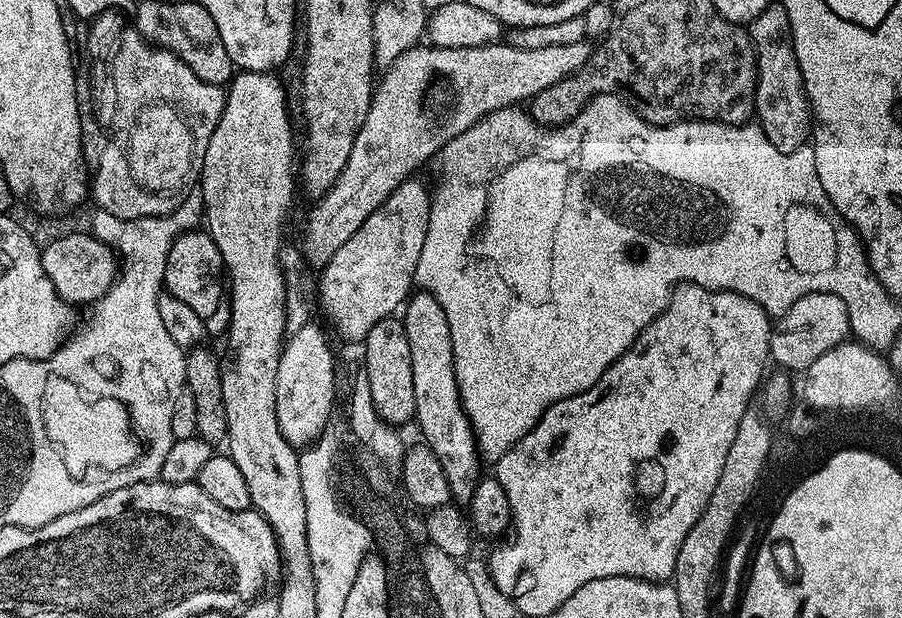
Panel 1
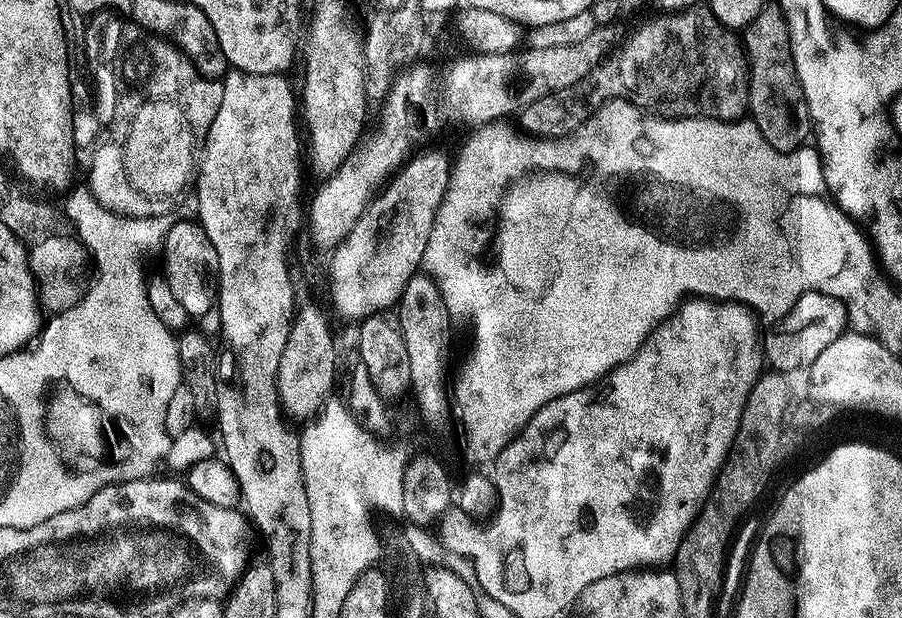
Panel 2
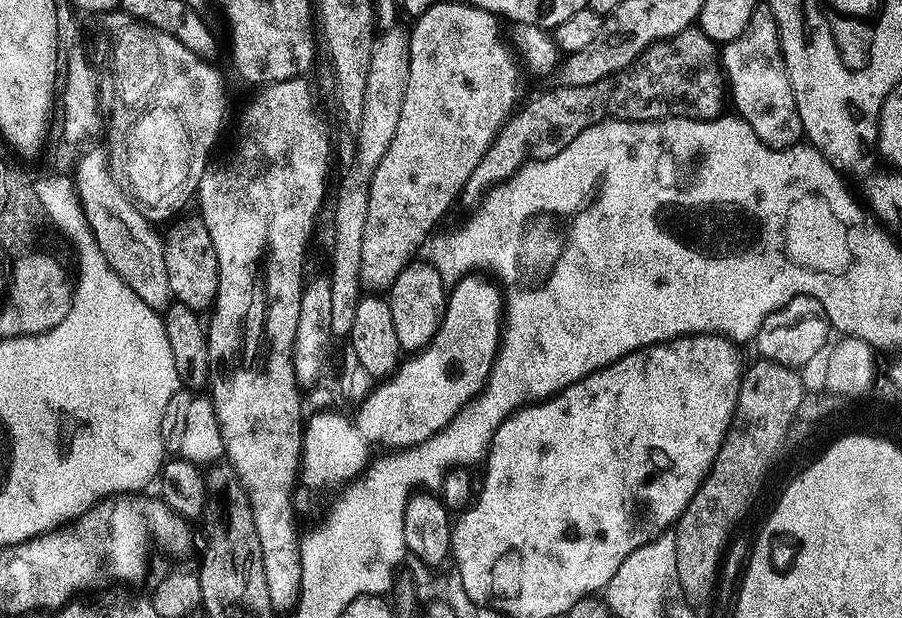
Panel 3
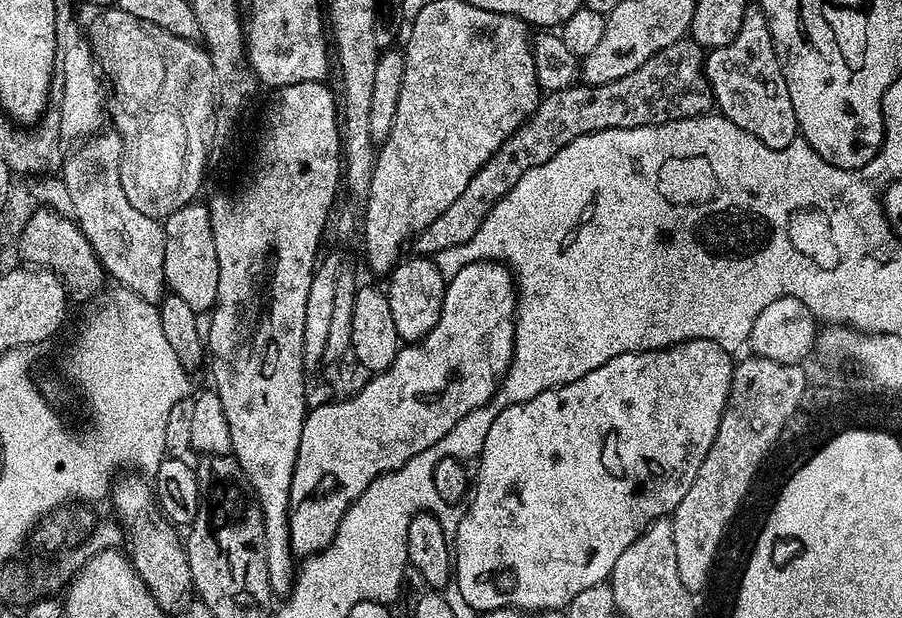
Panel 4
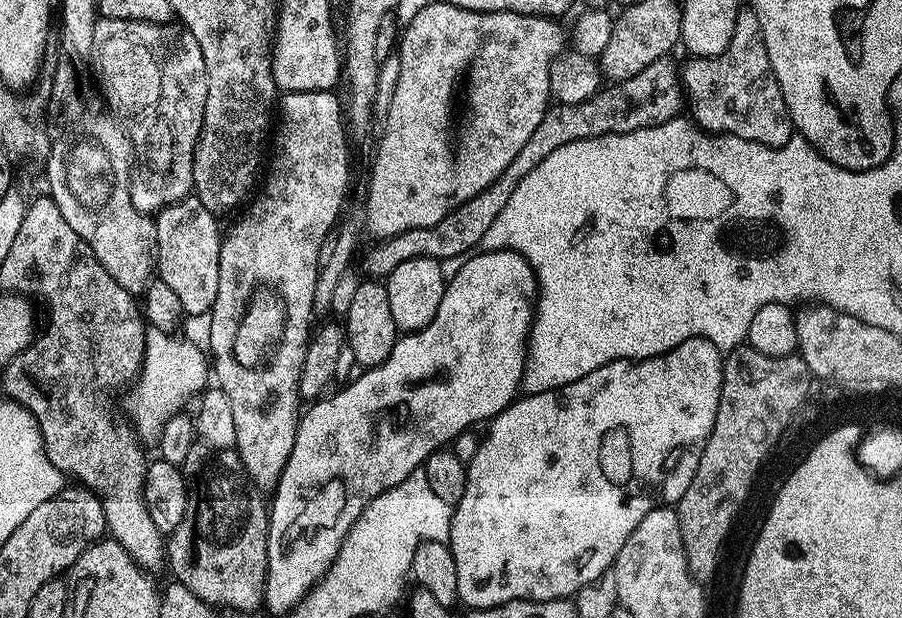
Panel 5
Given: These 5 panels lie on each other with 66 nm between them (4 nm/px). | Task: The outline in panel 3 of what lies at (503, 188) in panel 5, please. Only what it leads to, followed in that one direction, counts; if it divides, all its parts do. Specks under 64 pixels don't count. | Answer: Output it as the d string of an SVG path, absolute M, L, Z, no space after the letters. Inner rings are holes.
M693 26L674 34L669 40L659 40L657 44L652 44L635 64L624 68L621 72L615 72L612 76L602 78L602 82L569 88L552 86L549 92L534 97L524 109L521 107L505 120L504 127L497 132L495 140L478 162L478 166L474 166L463 190L463 199L472 200L471 202L479 201L488 189L495 188L497 184L502 184L509 176L513 176L525 161L545 160L558 154L570 142L574 142L574 138L578 138L582 130L609 118L622 120L716 119L725 111L724 100L726 104L726 75L720 63L720 54L721 49L716 41L700 31L699 27Z

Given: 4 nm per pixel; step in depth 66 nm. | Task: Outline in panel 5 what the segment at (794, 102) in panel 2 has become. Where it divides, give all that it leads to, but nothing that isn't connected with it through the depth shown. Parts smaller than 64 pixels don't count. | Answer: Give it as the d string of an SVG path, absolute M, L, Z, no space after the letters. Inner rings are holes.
M741 7L734 38L730 38L730 46L726 46L722 54L689 61L682 68L682 84L690 99L690 108L692 104L691 115L704 131L746 138L768 148L780 148L790 142L794 135L792 119L786 110L778 78L774 78L770 54L766 54L758 14L754 14L752 8Z

